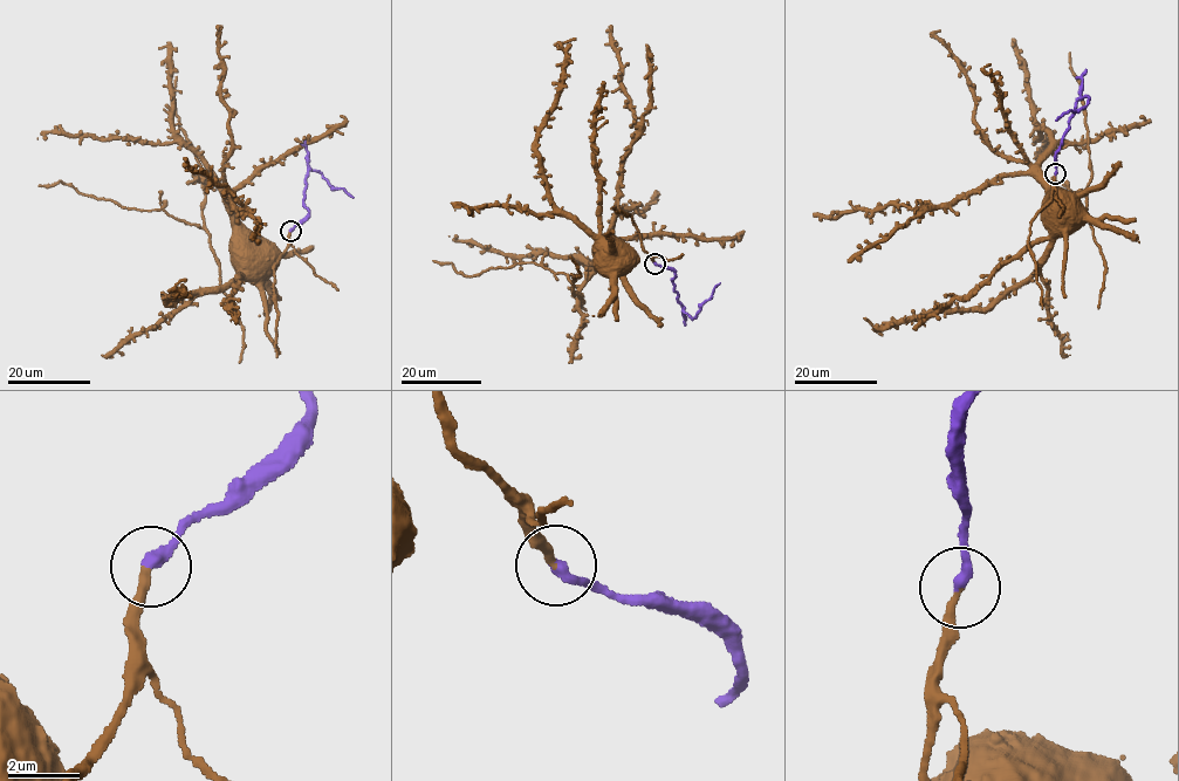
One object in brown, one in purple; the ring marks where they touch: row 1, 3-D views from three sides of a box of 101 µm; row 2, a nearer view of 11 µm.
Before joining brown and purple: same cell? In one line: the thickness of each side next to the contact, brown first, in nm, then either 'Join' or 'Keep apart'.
Thickness 200 nm (brown) against 340 nm. Join

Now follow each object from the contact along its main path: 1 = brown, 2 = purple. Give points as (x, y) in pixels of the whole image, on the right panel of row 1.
1: (1056, 173), (1051, 199), (1056, 200), (1049, 197), (1053, 201), (1061, 198)
2: (1056, 173), (1055, 158), (1075, 104), (1089, 97), (1087, 104), (1055, 120)

